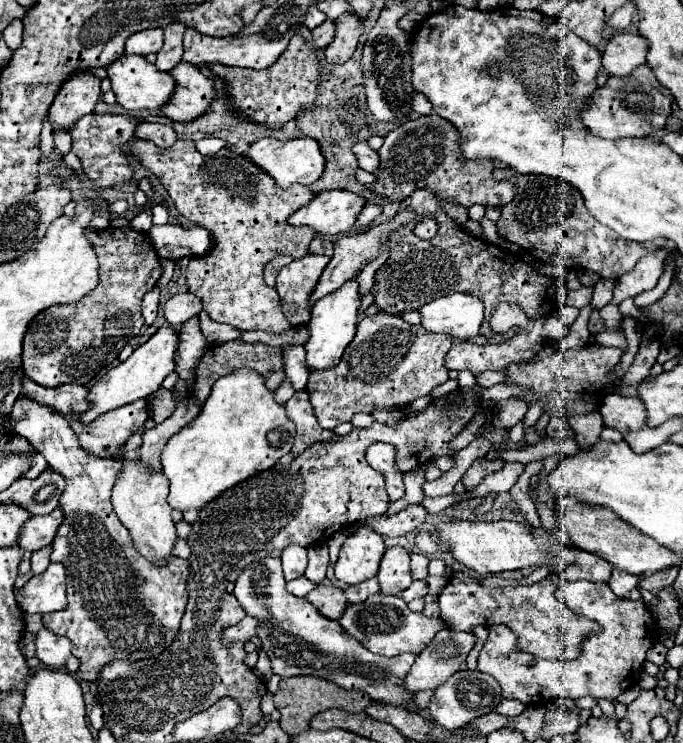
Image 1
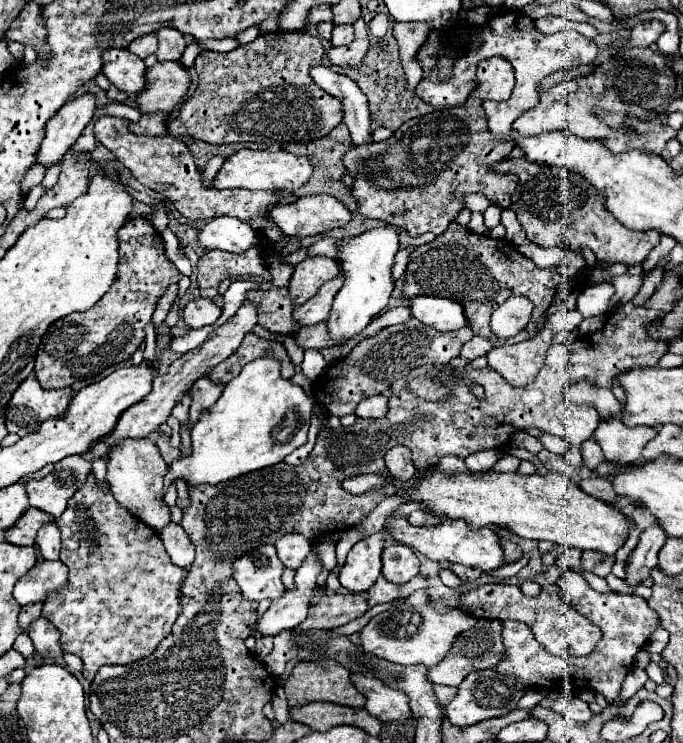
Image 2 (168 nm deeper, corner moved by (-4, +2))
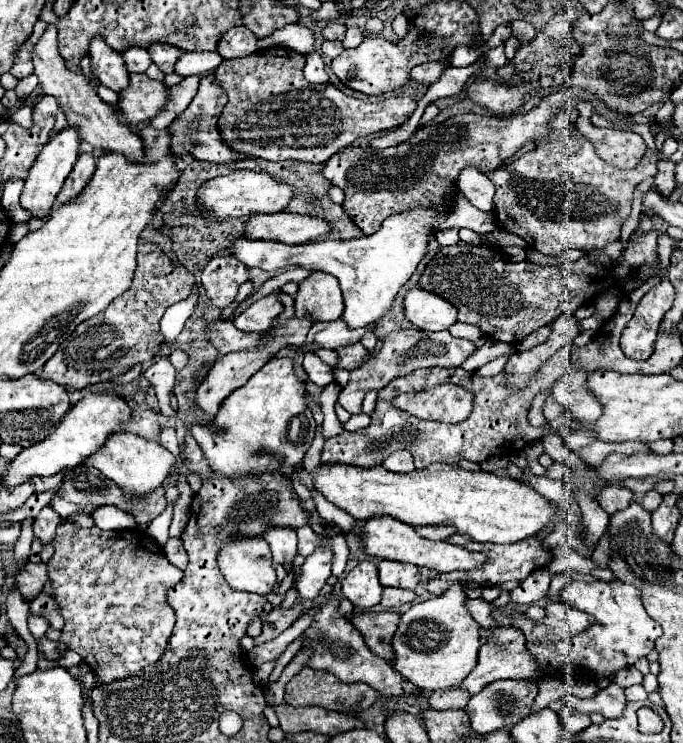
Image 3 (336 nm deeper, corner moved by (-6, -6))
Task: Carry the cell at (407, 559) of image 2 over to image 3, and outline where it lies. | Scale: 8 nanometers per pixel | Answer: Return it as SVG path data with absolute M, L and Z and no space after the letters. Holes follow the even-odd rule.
M379 560L377 570L379 570L379 580L383 586L413 590L419 584L419 568L413 564Z

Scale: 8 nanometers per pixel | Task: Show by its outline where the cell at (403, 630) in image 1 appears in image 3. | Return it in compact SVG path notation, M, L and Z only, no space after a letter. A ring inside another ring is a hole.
M453 584L443 596L425 600L421 604L413 604L409 612L401 616L399 628L393 638L393 648L395 648L395 670L409 682L413 682L419 690L443 690L443 688L457 688L469 672L477 666L477 654L481 648L479 642L479 624L473 620L469 614L467 606L467 594L459 584Z

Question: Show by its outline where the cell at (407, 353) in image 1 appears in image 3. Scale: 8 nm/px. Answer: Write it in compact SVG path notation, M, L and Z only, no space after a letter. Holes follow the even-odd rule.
M395 330L391 332L383 344L381 350L373 356L367 358L365 366L359 366L357 370L351 372L349 384L341 390L339 394L339 404L349 412L349 414L361 414L361 402L363 396L369 390L381 390L385 388L391 380L411 374L417 368L427 368L427 366L441 366L441 368L457 368L475 352L475 344L463 338L453 338L447 330L443 332L425 332L425 330Z

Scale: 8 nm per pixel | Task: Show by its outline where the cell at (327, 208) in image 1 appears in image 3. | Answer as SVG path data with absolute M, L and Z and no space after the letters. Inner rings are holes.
M275 212L275 214L253 214L241 236L249 240L275 240L283 244L305 244L309 240L323 238L331 226L325 220L309 218L303 214Z

